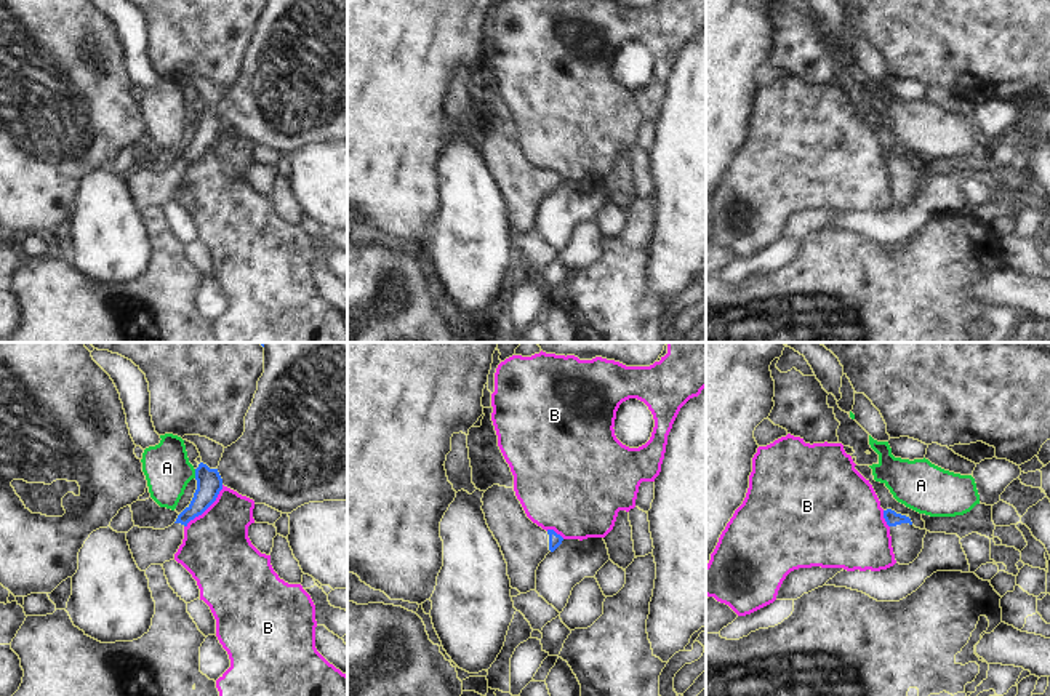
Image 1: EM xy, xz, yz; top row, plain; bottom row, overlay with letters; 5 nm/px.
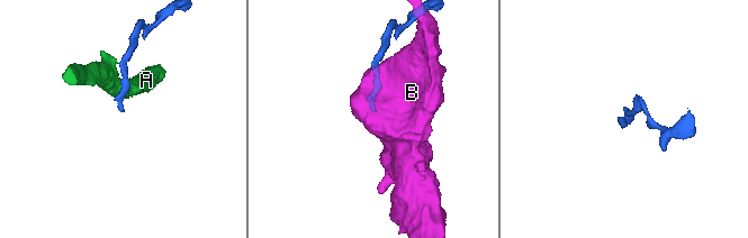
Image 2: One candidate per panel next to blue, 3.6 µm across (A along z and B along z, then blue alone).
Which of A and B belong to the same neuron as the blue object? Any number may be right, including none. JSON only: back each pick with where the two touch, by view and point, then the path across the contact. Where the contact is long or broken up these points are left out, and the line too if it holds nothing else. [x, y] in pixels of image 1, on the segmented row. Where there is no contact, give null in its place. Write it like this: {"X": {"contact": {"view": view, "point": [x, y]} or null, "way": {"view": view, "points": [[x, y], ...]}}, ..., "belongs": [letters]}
{"belongs": []}

